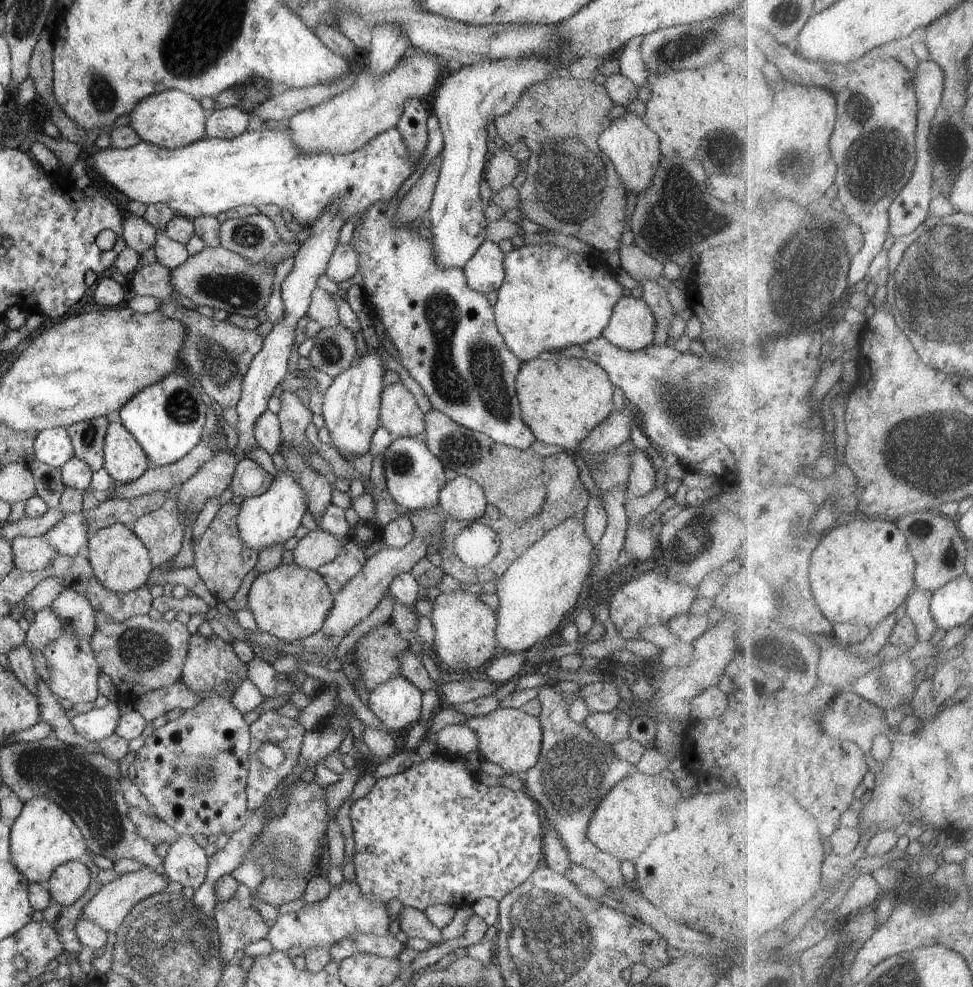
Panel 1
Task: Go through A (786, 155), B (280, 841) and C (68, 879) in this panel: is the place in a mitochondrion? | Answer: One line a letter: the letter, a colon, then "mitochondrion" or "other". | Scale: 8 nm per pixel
A: mitochondrion
B: mitochondrion
C: other

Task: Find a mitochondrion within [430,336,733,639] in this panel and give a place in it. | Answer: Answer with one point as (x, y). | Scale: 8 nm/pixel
(682, 407)

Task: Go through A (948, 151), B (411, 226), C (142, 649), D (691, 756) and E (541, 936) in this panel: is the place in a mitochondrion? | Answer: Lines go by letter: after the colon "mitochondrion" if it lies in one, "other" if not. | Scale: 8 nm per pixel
A: mitochondrion
B: other
C: mitochondrion
D: other
E: mitochondrion

